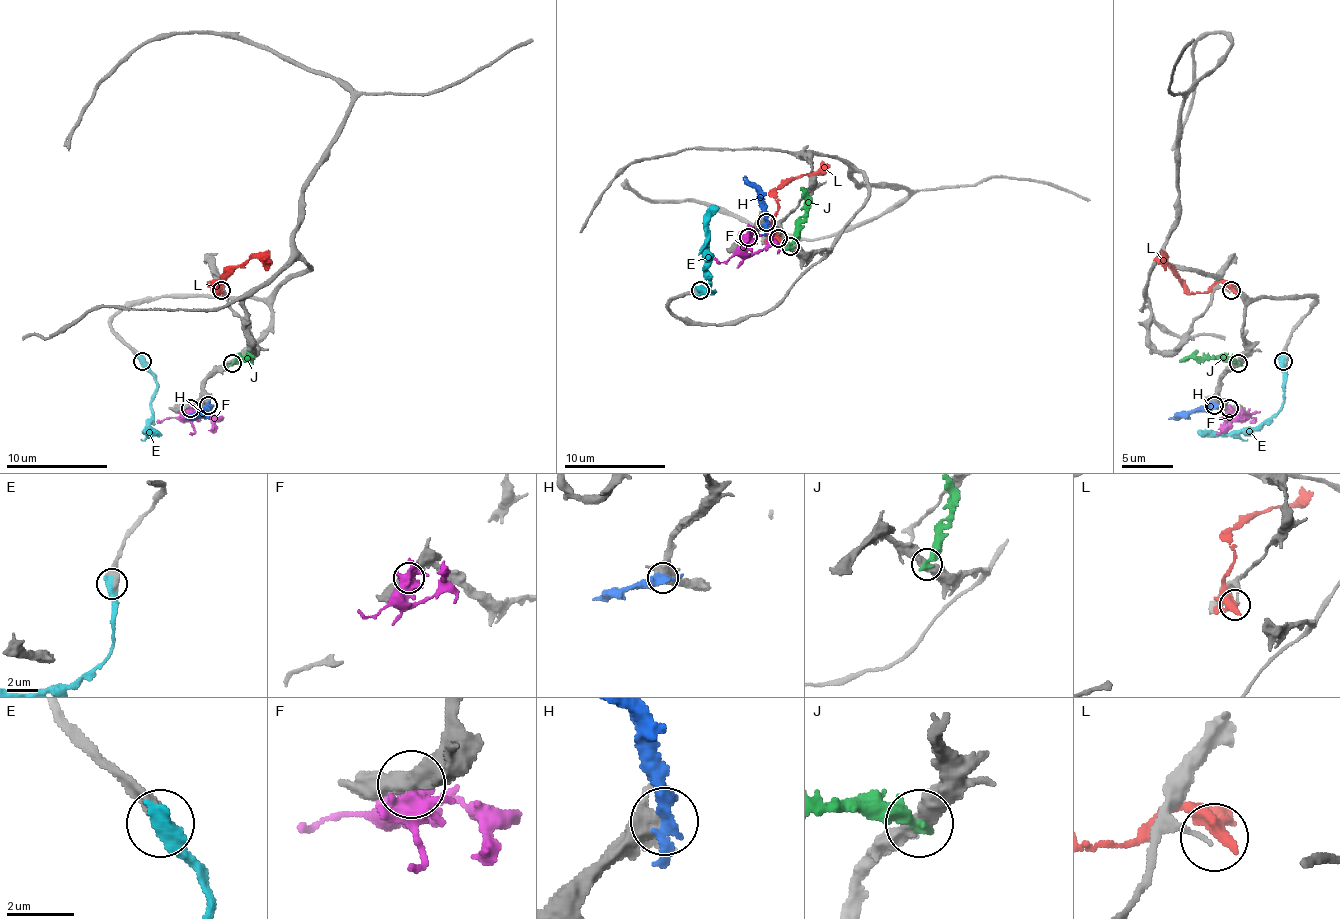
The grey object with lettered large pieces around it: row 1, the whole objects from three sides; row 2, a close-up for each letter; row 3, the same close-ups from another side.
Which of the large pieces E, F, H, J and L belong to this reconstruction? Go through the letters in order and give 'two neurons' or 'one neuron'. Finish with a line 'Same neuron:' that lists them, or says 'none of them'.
E: one neuron
F: two neurons
H: two neurons
J: two neurons
L: two neurons
Same neuron: E

